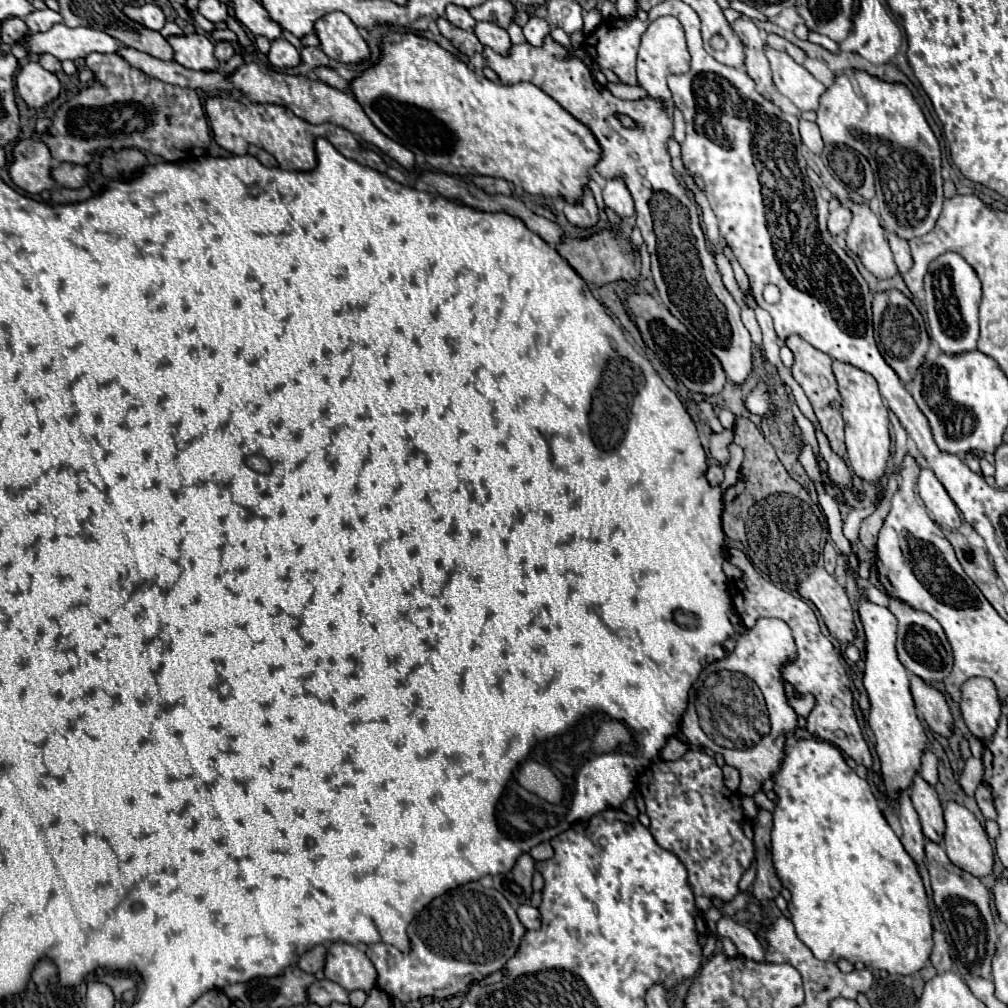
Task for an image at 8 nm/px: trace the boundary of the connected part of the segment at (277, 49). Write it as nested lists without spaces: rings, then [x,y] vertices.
[[[285,38],[271,40],[271,50],[269,50],[267,58],[275,68],[291,68],[301,62],[299,50],[293,44],[289,44]]]

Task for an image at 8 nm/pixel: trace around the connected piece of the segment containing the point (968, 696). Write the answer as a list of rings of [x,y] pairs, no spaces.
[[[973,678],[961,686],[961,714],[967,728],[979,738],[991,738],[1001,716],[999,696],[993,680]]]

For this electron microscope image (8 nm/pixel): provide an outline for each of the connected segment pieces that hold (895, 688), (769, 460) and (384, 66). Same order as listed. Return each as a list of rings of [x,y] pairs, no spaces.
[[[861,592],[859,596],[859,618],[865,630],[863,686],[871,702],[869,726],[875,734],[875,750],[881,762],[879,792],[885,796],[887,810],[895,810],[897,804],[893,804],[893,800],[897,800],[897,788],[907,790],[913,784],[913,776],[921,770],[921,758],[925,750],[931,748],[931,744],[915,712],[915,702],[909,692],[909,674],[905,666],[897,660],[897,648],[895,648],[897,618],[887,608],[873,604],[865,596],[865,592]]]
[[[737,416],[735,418],[735,444],[739,444],[745,450],[745,460],[743,460],[743,482],[731,486],[723,494],[723,530],[727,538],[743,544],[747,550],[751,562],[755,566],[765,566],[769,572],[769,578],[775,586],[781,586],[783,590],[791,594],[801,594],[805,600],[813,602],[817,610],[821,612],[821,618],[829,632],[839,638],[839,642],[853,642],[855,640],[855,624],[853,624],[853,608],[851,602],[845,594],[845,590],[835,582],[831,574],[825,572],[821,564],[821,548],[825,544],[826,522],[825,517],[819,508],[815,509],[815,504],[811,502],[809,494],[787,474],[783,464],[777,460],[777,454],[773,446],[763,438],[761,430],[747,418]]]
[[[387,32],[379,50],[381,56],[377,64],[357,74],[349,82],[349,90],[363,106],[369,120],[387,138],[409,148],[413,154],[423,156],[429,166],[447,174],[505,178],[529,194],[549,198],[561,196],[569,202],[575,202],[581,196],[581,186],[587,184],[589,172],[601,156],[599,144],[585,124],[565,112],[543,90],[529,82],[513,86],[491,82],[483,72],[469,70],[455,54],[417,32]]]

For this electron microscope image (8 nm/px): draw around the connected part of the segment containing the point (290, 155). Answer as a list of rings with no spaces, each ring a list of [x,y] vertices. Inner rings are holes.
[[[211,96],[205,102],[205,112],[207,112],[209,124],[213,128],[215,142],[221,148],[225,148],[233,154],[245,154],[247,146],[255,144],[255,146],[267,150],[269,154],[273,154],[283,170],[311,170],[311,168],[315,168],[315,138],[319,138],[319,136],[329,138],[329,142],[343,156],[357,160],[363,166],[369,166],[369,168],[379,170],[379,172],[387,170],[387,164],[383,162],[383,158],[371,150],[361,148],[361,144],[357,140],[349,140],[351,136],[347,130],[343,130],[335,124],[329,124],[329,122],[311,128],[311,124],[307,120],[293,116],[293,112],[289,112],[285,106],[241,102],[241,100],[235,100],[231,96]],[[311,134],[315,134],[315,136],[311,136]],[[361,150],[363,150],[363,158],[359,158]]]

